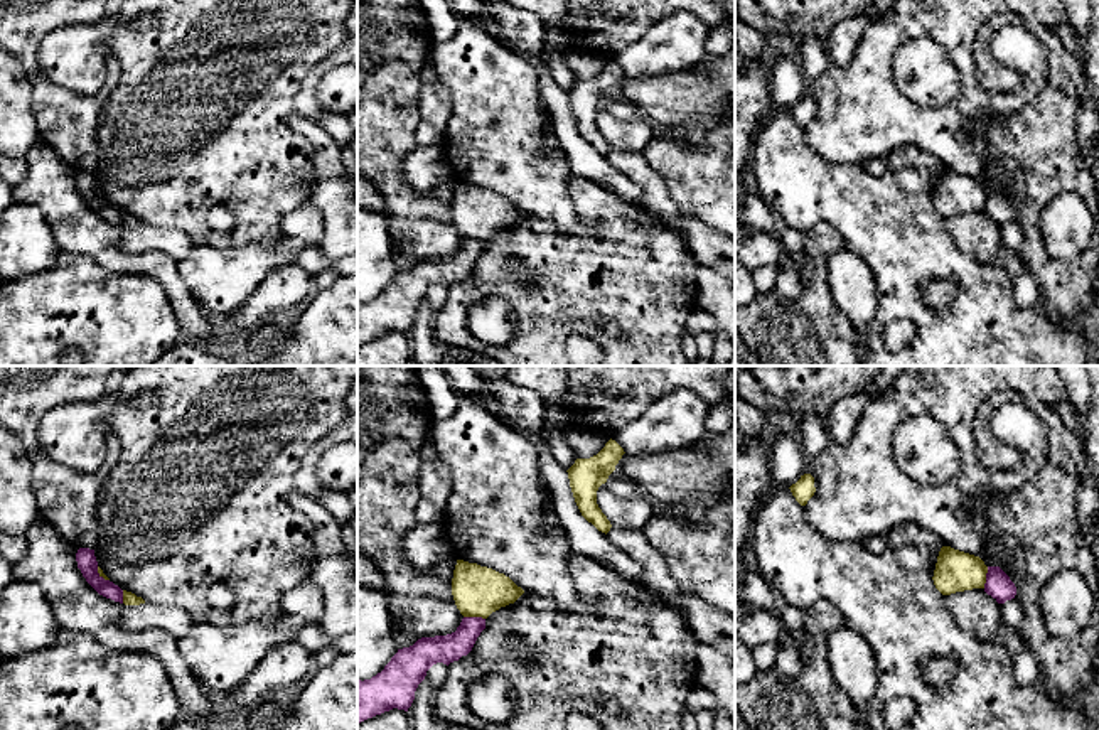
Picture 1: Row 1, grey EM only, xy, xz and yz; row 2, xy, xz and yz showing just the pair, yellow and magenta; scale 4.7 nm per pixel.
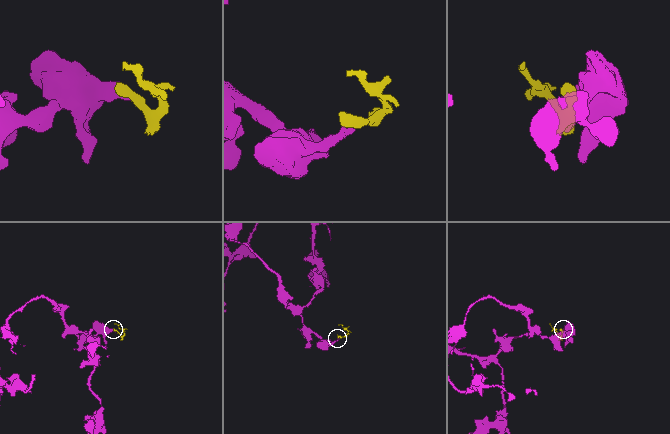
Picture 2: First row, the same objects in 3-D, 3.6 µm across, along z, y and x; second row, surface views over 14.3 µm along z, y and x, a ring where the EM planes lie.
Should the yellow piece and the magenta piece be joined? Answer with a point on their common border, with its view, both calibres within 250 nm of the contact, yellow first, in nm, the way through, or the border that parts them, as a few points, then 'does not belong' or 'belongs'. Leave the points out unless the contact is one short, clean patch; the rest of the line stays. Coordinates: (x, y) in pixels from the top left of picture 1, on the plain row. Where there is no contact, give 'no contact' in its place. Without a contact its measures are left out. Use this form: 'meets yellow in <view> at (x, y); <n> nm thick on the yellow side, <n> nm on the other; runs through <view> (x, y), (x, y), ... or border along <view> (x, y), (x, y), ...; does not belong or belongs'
meets yellow in xz at (474, 238); 240 nm thick on the yellow side, 130 nm on the other; border along xz (464, 238), (481, 238), (484, 241); does not belong

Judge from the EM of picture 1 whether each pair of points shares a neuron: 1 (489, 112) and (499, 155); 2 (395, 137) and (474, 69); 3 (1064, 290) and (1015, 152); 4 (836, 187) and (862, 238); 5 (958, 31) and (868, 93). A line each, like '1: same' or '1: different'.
1: same
2: different
3: same
4: same
5: same

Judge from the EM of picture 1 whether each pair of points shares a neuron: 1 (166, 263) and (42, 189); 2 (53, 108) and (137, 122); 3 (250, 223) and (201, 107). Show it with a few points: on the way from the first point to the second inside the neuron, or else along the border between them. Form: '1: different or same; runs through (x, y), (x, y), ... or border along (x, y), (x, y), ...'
1: same; runs through (135, 263), (113, 258), (73, 218)
2: different; border along (117, 80), (98, 122), (96, 155)
3: same; runs through (250, 194), (250, 162), (223, 135)

